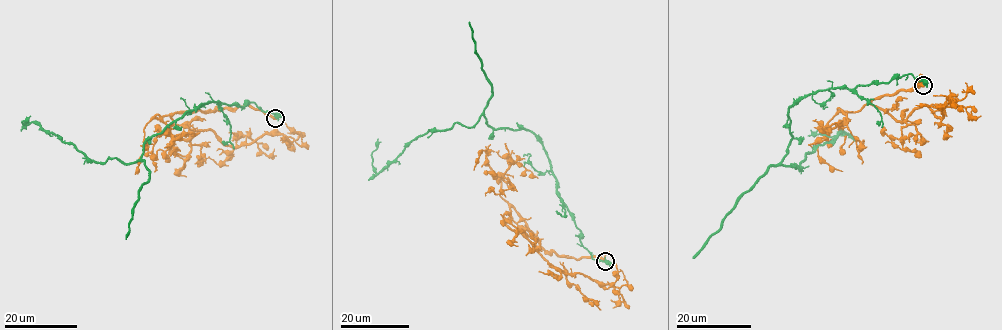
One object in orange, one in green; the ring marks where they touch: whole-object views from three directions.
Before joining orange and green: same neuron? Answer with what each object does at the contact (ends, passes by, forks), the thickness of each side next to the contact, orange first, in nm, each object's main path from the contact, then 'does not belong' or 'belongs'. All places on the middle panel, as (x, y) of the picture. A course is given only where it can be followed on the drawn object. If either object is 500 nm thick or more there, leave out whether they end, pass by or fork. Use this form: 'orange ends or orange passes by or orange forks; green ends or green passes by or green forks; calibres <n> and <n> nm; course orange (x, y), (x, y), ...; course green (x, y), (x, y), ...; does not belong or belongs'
orange passes by; green forks; calibres 360 and 380 nm; course orange (605, 260), (546, 251), (510, 207), (509, 227), (564, 273), (621, 287), (627, 284), (619, 269); course green (605, 261), (583, 246), (528, 130), (492, 128), (482, 115), (473, 126), (416, 136), (377, 173), (378, 138); does not belong

